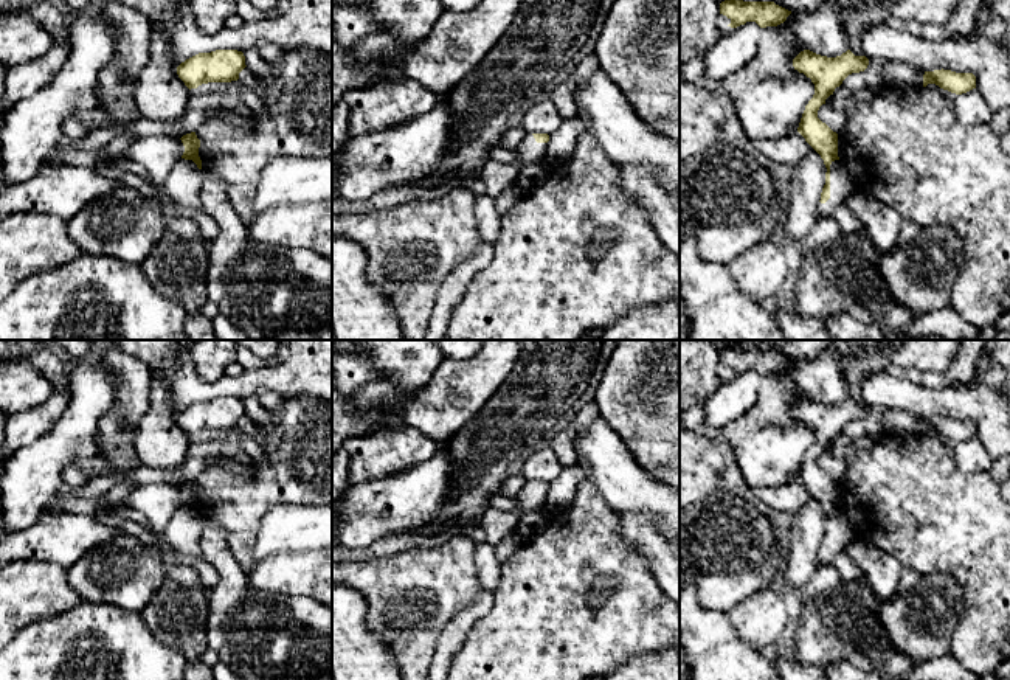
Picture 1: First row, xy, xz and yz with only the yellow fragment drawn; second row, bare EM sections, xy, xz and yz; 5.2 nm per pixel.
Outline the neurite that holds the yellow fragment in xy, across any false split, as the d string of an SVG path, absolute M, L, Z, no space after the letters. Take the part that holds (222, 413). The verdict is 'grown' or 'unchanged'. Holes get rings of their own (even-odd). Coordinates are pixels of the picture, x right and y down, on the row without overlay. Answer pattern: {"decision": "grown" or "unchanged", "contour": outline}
{"decision": "unchanged", "contour": "M216 397L199 401L177 415L178 425L185 433L197 436L208 430L231 430L239 427L245 416L245 404L237 397Z"}

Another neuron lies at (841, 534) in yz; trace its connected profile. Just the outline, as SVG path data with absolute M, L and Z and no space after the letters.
M839 508L830 512L830 546L818 551L818 564L832 562L839 574L841 582L855 582L864 579L863 571L849 557L846 548L855 539L855 531L849 526L844 512Z

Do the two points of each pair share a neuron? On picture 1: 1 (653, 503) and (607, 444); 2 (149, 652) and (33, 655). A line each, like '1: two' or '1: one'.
1: one
2: one

